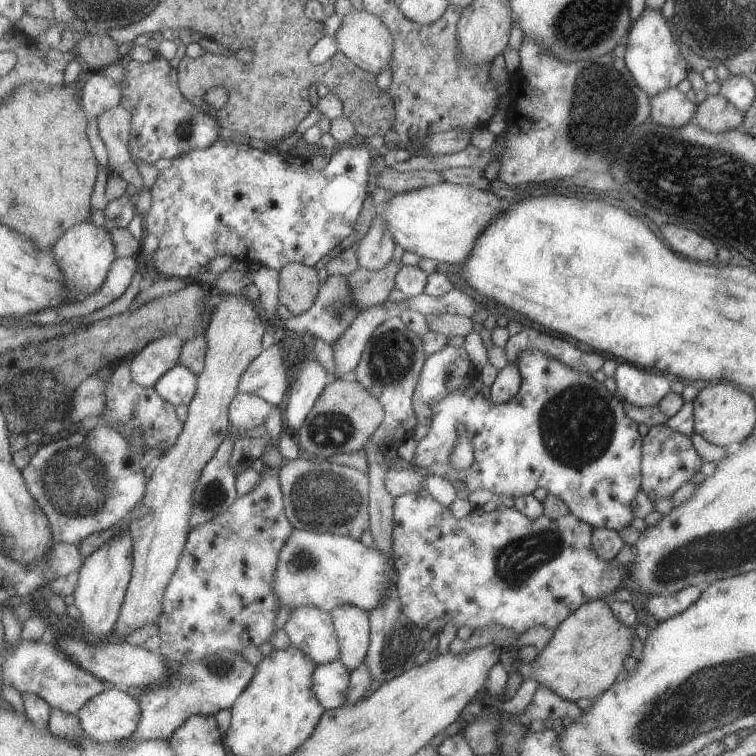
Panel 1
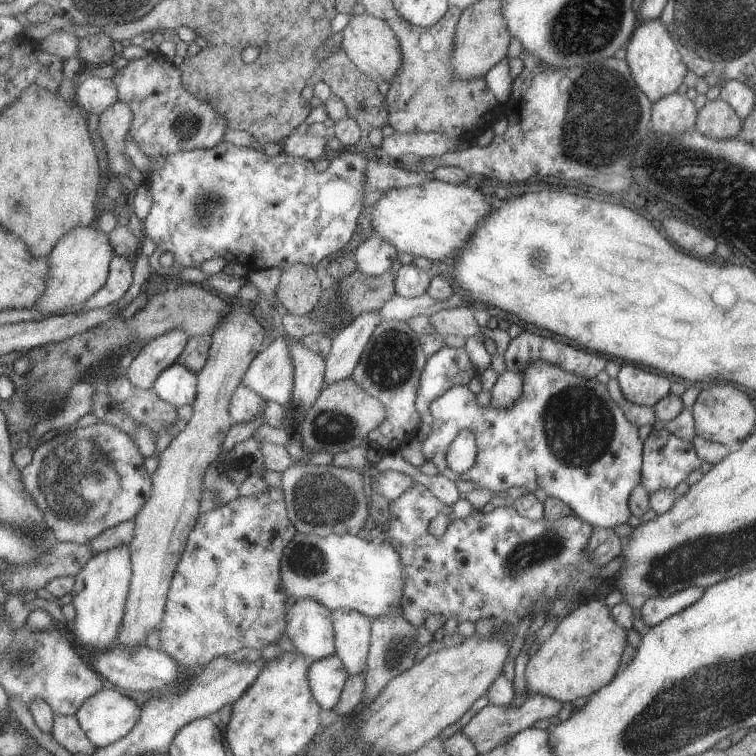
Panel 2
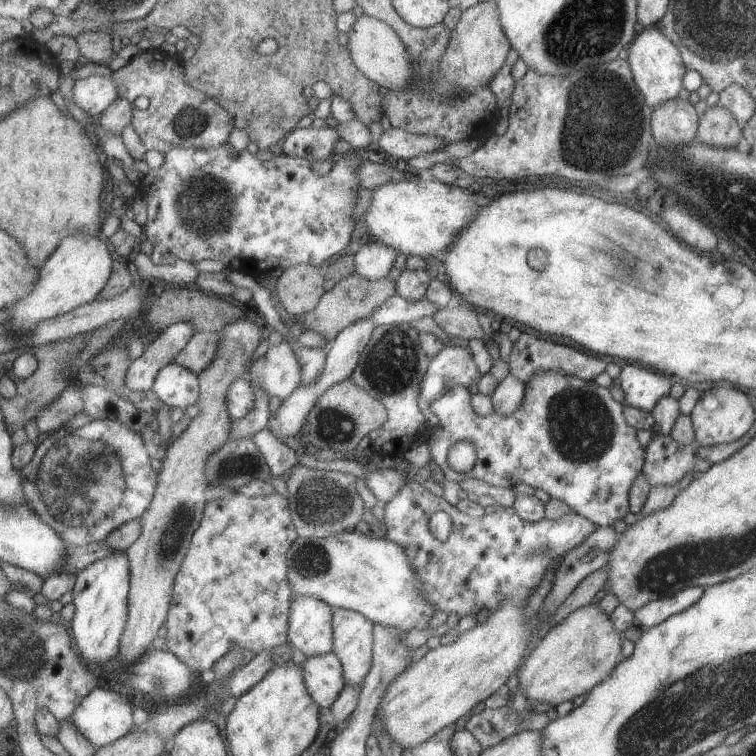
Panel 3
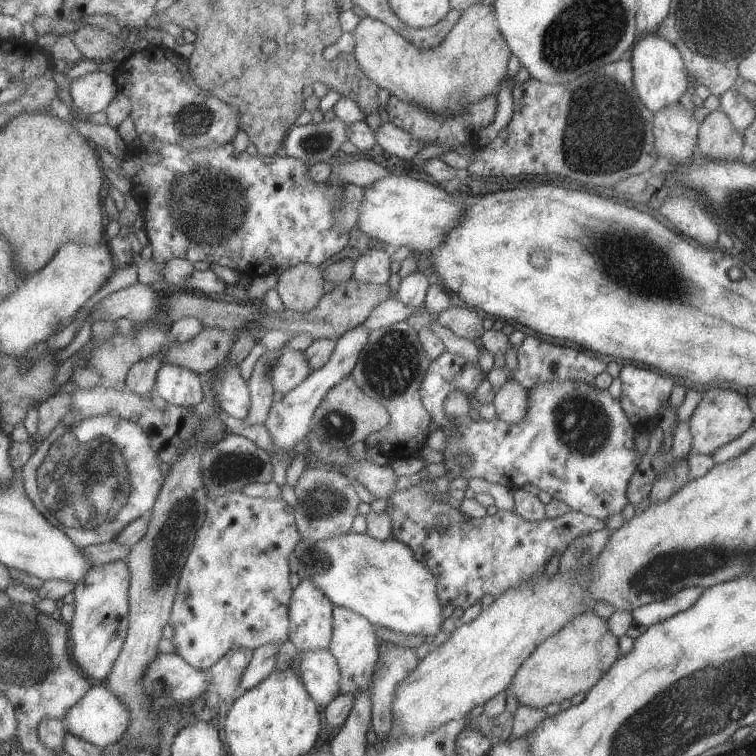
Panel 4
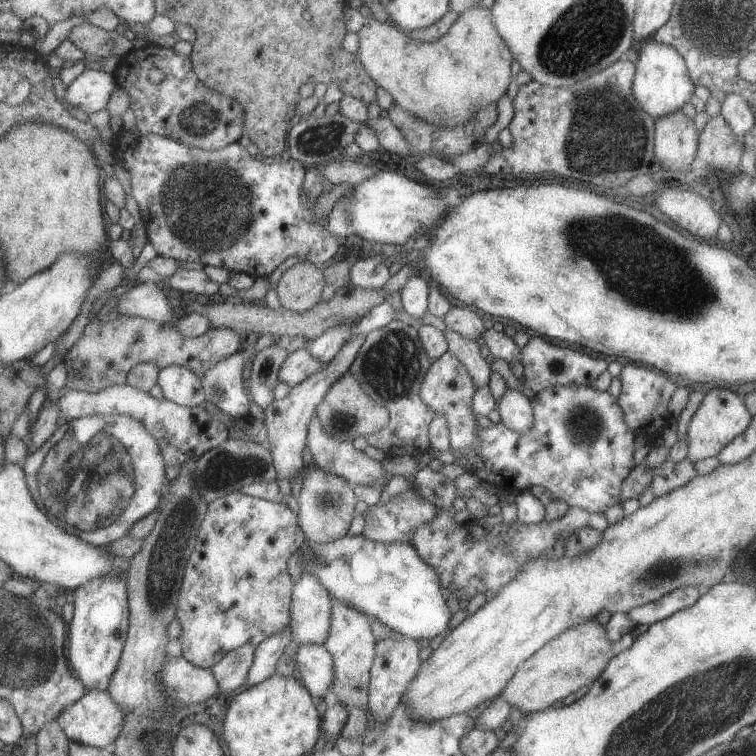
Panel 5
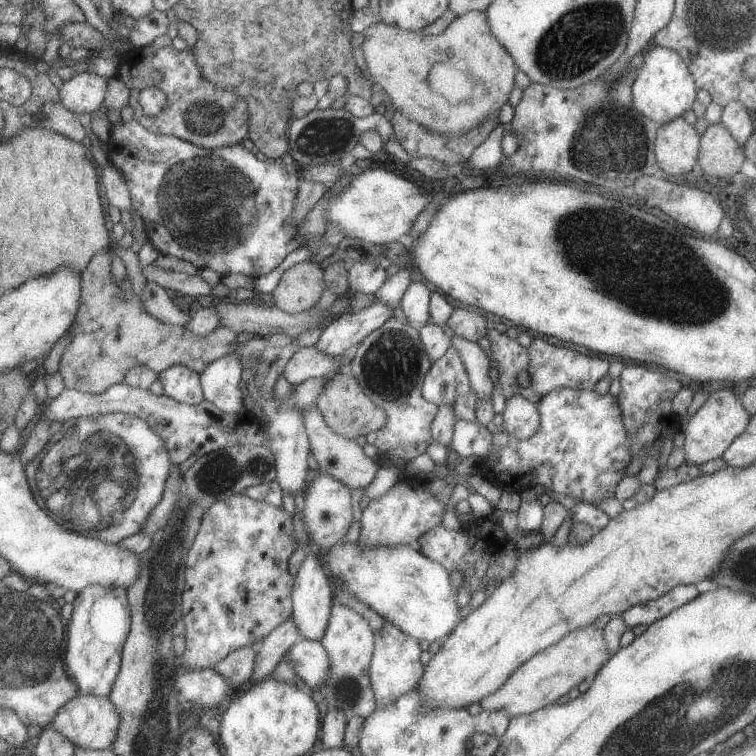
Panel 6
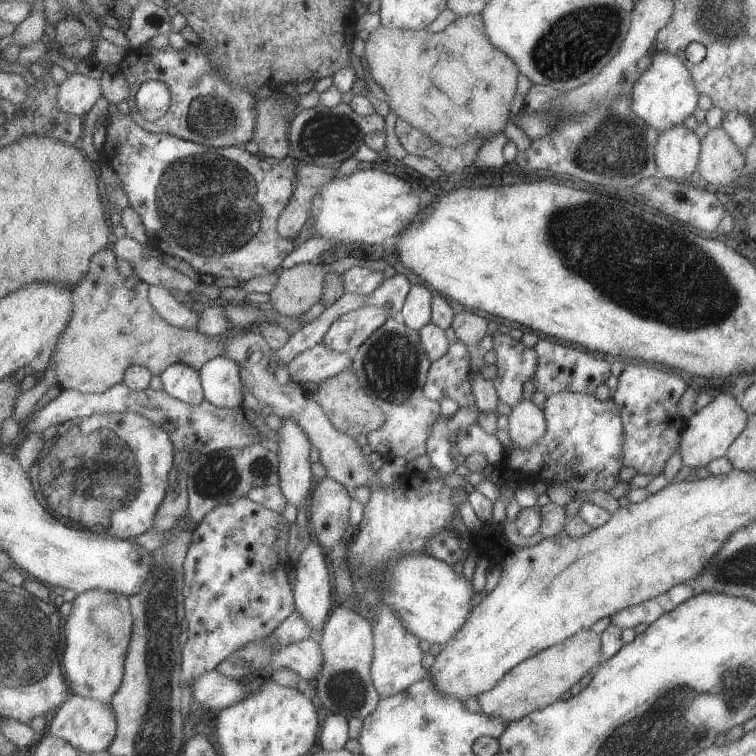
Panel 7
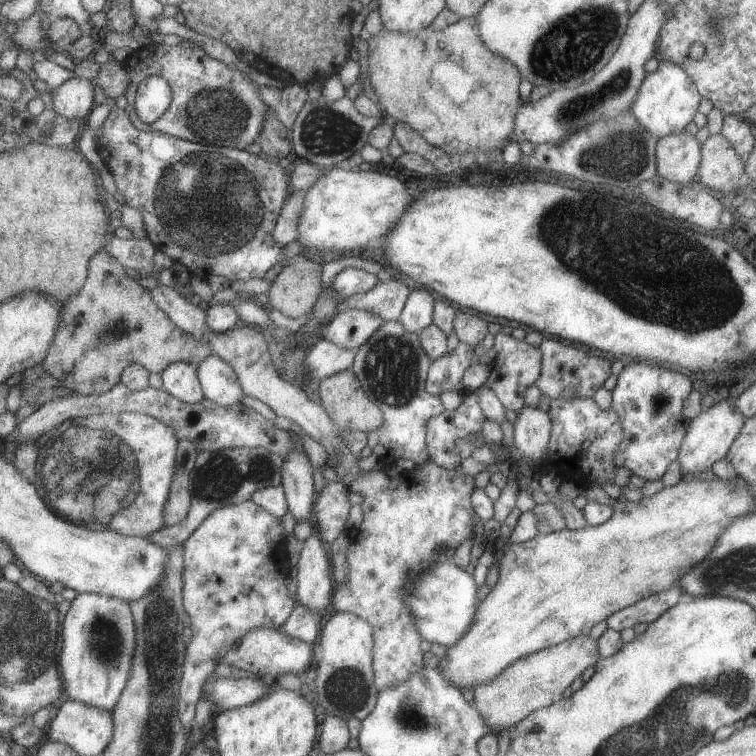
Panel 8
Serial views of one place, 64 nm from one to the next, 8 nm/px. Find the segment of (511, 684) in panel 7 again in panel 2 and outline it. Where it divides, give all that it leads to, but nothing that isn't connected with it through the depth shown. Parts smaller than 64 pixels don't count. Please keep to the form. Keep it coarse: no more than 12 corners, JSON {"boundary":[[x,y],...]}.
{"boundary":[[603,597],[562,618],[524,670],[559,702],[607,686],[628,645]]}

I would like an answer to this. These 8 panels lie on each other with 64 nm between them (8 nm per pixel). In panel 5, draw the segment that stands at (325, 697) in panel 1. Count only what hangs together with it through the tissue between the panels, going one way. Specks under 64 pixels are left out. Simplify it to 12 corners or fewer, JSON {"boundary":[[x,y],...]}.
{"boundary":[[300,644],[296,668],[311,694],[324,699],[336,681],[328,647]]}

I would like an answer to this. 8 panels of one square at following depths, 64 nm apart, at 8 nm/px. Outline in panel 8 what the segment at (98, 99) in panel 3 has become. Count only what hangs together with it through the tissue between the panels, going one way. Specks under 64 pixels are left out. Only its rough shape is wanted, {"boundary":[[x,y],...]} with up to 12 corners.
{"boundary":[[75,76],[56,91],[55,110],[85,121],[96,106],[91,80]]}

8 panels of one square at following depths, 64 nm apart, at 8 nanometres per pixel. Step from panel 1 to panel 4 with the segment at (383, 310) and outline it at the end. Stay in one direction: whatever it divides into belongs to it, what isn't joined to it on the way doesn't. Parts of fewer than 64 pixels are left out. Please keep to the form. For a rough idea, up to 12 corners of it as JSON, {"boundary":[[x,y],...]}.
{"boundary":[[365,324],[331,360],[273,403],[266,427],[281,452],[310,438],[315,410],[355,370]]}

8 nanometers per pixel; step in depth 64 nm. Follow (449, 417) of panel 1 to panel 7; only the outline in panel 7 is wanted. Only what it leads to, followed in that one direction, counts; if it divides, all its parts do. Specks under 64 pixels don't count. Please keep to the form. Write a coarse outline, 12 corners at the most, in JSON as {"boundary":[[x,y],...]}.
{"boundary":[[612,399],[543,403],[545,434],[504,449],[502,471],[574,494],[609,492],[623,468]]}

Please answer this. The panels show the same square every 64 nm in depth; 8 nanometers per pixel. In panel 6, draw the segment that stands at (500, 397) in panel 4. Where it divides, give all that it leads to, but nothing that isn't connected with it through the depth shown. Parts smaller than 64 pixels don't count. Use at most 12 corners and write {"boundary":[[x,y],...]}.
{"boundary":[[518,393],[505,400],[503,429],[517,440],[539,428],[537,407]]}

